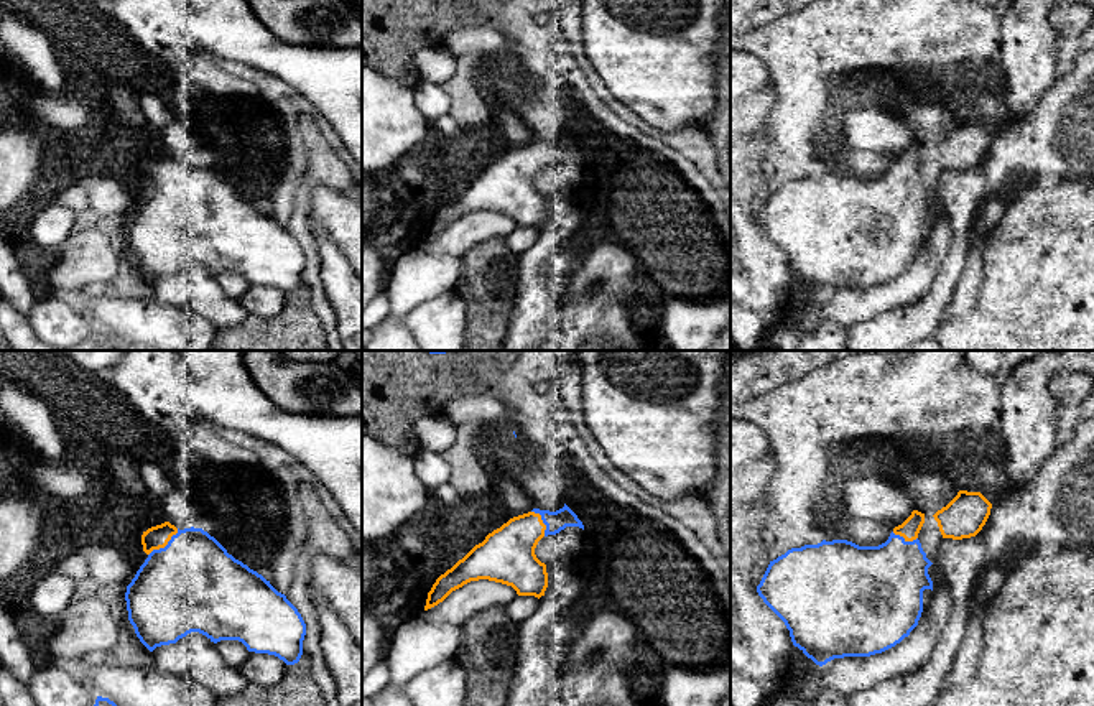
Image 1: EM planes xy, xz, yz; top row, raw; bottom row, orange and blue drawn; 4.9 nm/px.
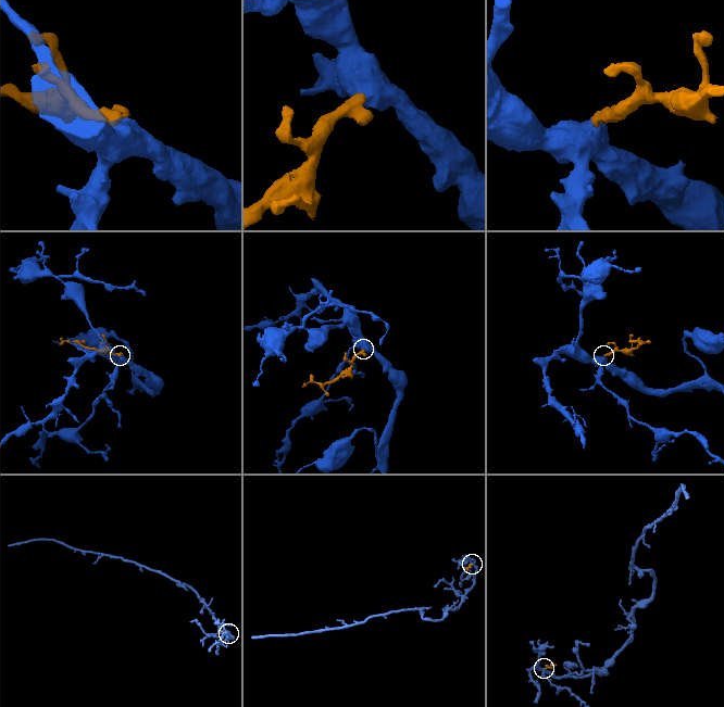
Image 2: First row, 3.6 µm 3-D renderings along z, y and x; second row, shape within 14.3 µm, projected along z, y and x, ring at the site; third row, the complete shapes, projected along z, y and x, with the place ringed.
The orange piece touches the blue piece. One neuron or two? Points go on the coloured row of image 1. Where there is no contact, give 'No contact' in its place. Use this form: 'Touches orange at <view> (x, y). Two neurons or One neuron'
Touches orange at xy (165, 545). One neuron

